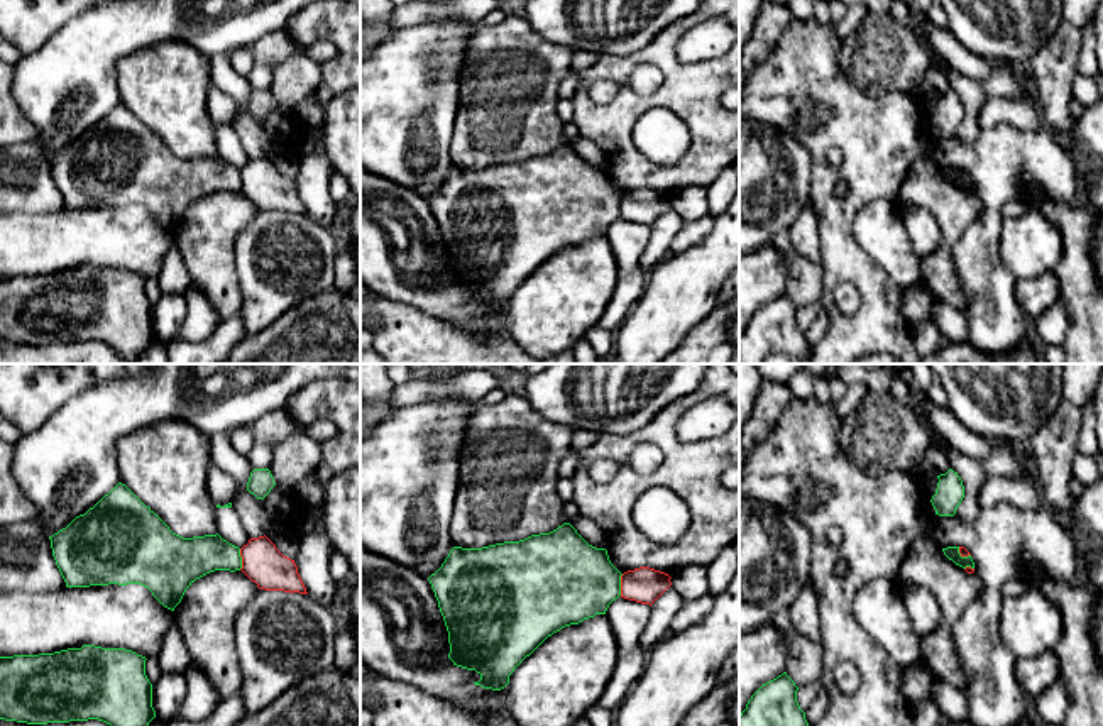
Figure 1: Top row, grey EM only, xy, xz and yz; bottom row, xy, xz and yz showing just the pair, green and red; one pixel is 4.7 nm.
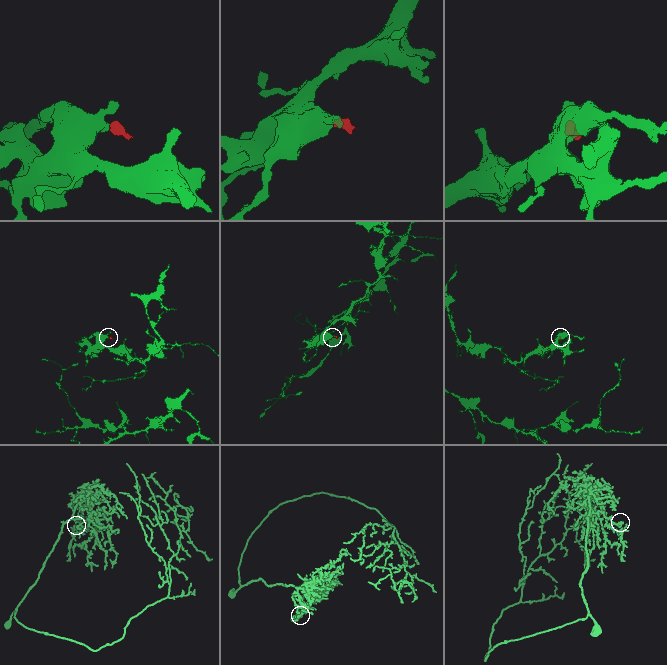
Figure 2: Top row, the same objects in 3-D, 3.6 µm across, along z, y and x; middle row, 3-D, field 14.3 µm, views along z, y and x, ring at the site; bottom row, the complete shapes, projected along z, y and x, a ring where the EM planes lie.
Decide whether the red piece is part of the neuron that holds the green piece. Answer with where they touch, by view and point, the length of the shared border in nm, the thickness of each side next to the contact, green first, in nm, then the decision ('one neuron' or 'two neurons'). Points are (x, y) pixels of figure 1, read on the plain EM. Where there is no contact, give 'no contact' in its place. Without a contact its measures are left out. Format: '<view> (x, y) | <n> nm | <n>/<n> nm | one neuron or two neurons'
xy (241, 180) | 100 nm | 200/190 nm | two neurons

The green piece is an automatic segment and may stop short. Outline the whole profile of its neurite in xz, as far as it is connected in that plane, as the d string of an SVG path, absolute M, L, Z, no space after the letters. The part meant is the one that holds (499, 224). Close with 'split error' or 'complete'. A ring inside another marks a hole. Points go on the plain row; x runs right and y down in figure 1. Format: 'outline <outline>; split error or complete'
outline M563 144L550 154L531 156L519 162L482 169L453 168L428 201L448 252L448 279L457 288L475 291L480 296L475 306L501 311L509 305L514 289L548 257L595 235L606 235L609 225L621 217L621 196L606 169L589 166L570 144Z; complete

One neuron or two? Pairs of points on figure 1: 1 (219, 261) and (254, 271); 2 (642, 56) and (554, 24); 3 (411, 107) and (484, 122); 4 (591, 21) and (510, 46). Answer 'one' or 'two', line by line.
1: two
2: two
3: two
4: two

